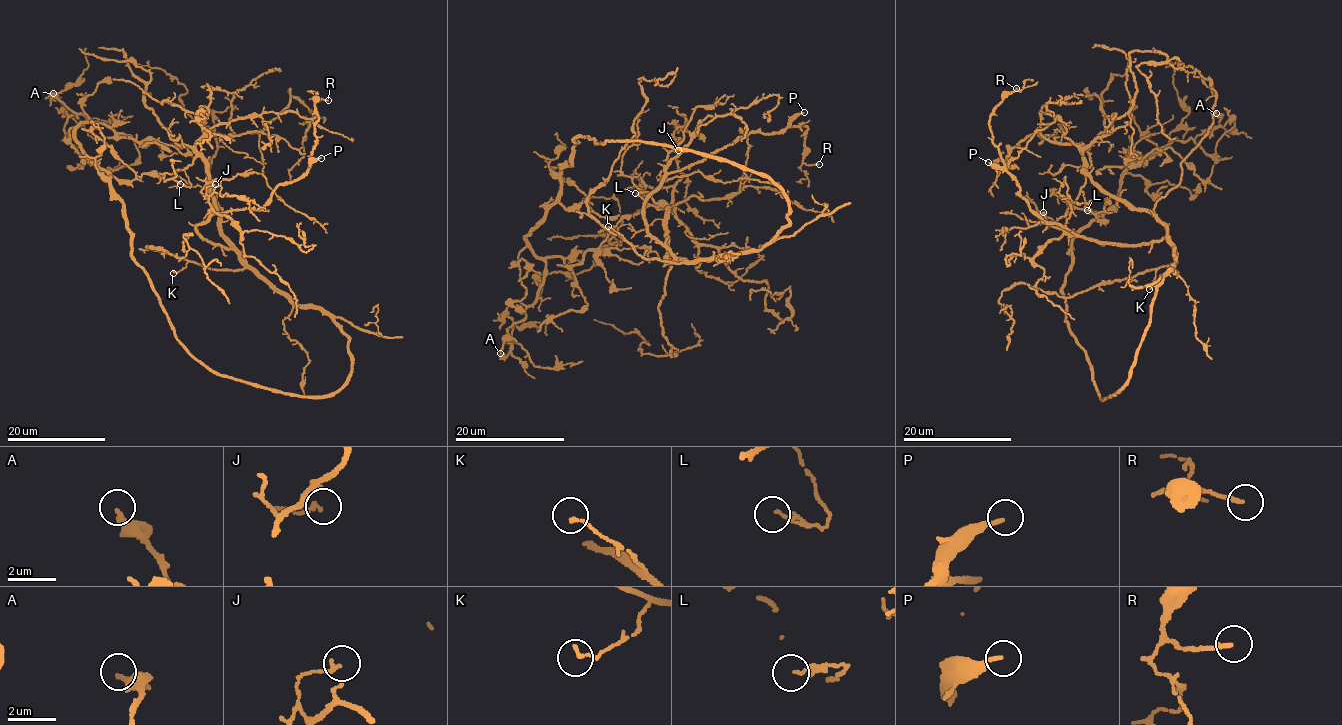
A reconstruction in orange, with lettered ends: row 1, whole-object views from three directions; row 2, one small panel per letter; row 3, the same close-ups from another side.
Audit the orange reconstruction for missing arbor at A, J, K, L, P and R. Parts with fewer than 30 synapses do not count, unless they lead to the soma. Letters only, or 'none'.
none

